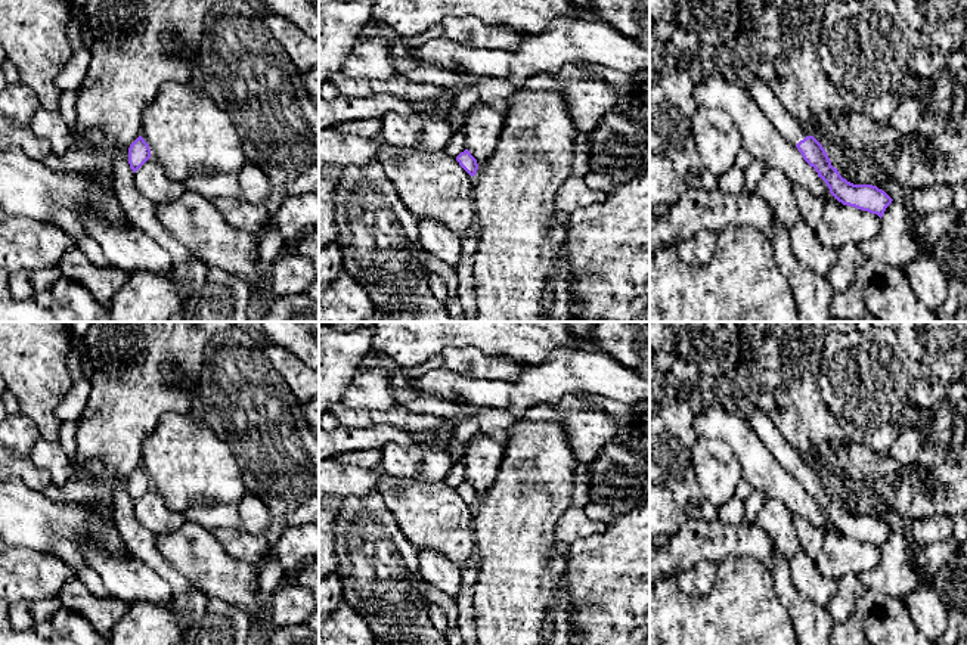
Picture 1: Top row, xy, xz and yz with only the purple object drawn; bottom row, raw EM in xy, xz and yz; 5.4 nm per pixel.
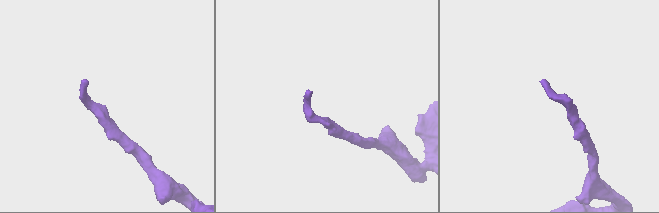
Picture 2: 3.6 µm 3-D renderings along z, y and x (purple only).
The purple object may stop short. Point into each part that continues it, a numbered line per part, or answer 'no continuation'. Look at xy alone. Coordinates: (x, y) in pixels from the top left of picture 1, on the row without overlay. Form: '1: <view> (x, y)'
no continuation

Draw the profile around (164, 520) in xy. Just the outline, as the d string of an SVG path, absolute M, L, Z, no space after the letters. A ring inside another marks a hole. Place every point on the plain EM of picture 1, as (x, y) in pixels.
M152 487L134 506L137 520L155 536L179 530L186 522L185 515L168 509L162 497Z

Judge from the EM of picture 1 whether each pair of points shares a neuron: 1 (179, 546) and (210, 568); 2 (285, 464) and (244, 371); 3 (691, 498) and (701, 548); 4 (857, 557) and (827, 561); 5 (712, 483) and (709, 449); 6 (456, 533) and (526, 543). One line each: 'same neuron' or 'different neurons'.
1: same neuron
2: same neuron
3: different neurons
4: same neuron
5: same neuron
6: different neurons

